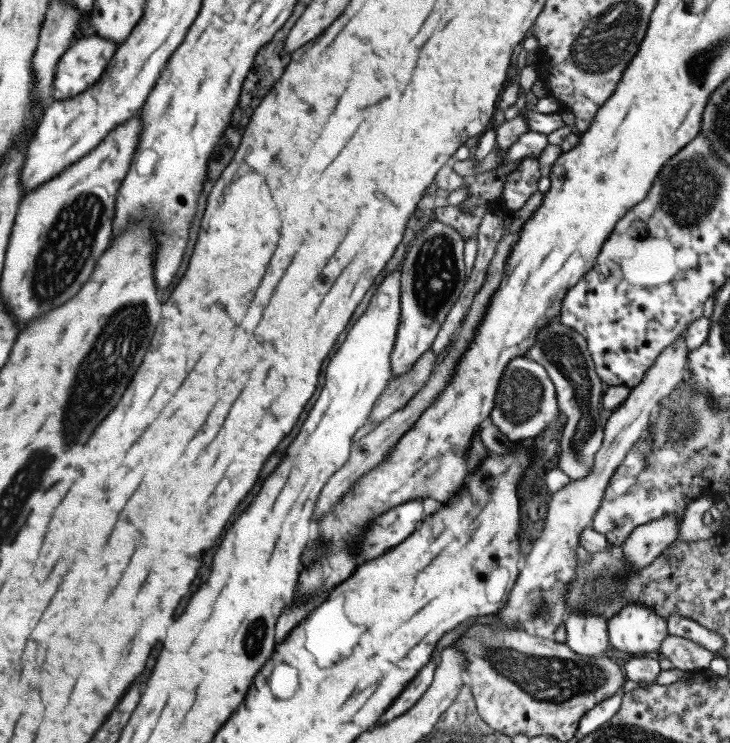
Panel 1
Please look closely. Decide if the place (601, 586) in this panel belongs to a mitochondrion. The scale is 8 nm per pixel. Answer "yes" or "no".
yes

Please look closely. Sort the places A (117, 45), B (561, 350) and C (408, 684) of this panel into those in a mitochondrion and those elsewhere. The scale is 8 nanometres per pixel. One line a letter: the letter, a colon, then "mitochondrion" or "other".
A: other
B: mitochondrion
C: other

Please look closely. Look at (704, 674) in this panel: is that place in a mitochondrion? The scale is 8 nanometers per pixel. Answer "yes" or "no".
no

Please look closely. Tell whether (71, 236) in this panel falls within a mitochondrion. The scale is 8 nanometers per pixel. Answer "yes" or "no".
yes

